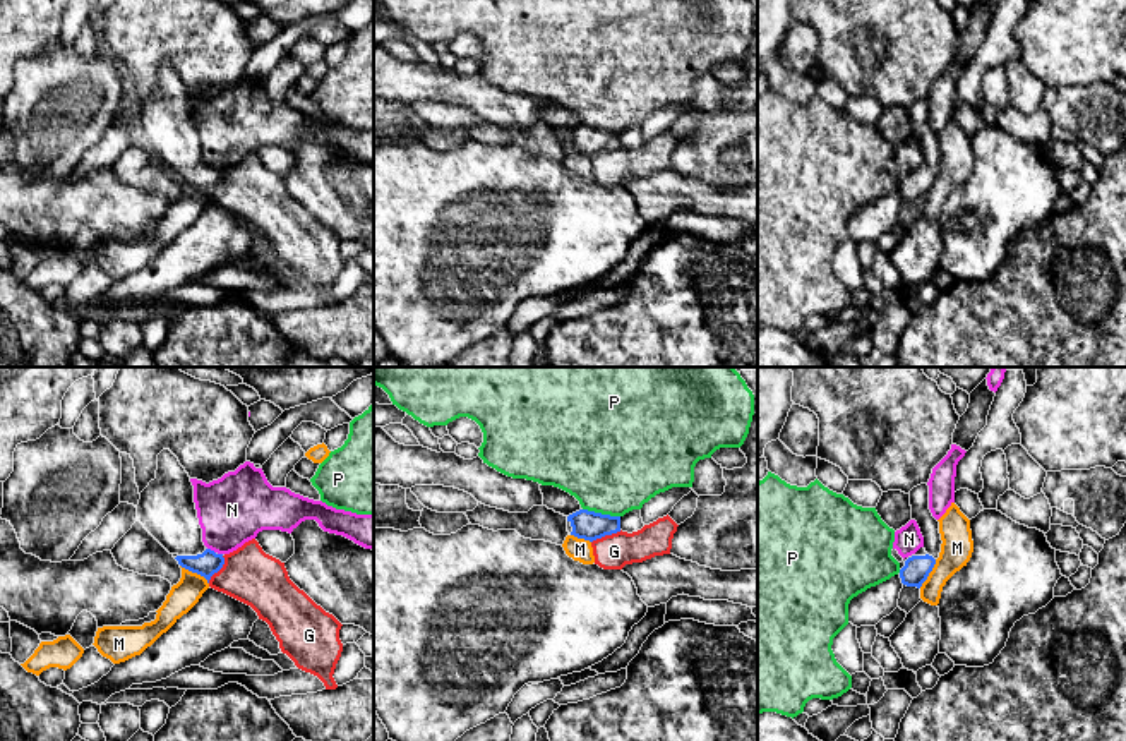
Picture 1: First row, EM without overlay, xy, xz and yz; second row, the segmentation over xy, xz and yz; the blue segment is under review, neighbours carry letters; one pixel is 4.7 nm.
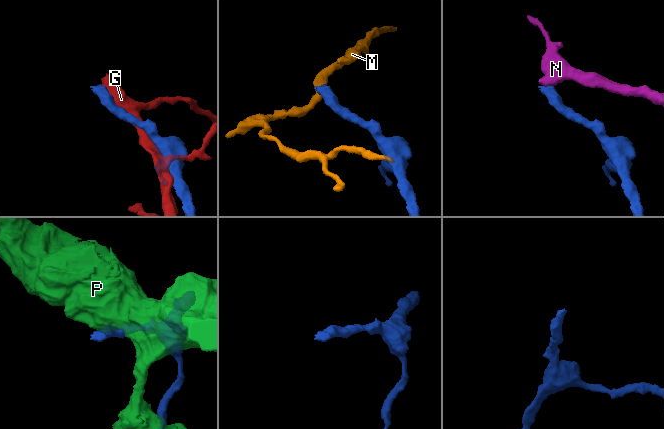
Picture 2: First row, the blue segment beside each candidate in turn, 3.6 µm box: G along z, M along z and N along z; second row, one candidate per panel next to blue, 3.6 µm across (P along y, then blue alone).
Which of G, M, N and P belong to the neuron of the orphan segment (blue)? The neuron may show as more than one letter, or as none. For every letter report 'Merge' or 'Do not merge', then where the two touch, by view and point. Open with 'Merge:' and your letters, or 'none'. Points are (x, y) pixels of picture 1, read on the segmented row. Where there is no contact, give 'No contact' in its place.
Merge: none
G: Do not merge. Touches blue at xz (605, 534)
M: Do not merge. Touches blue at xy (196, 572)
N: Do not merge. Touches blue at xy (209, 549)
P: Do not merge. Touches blue at xz (600, 513)

